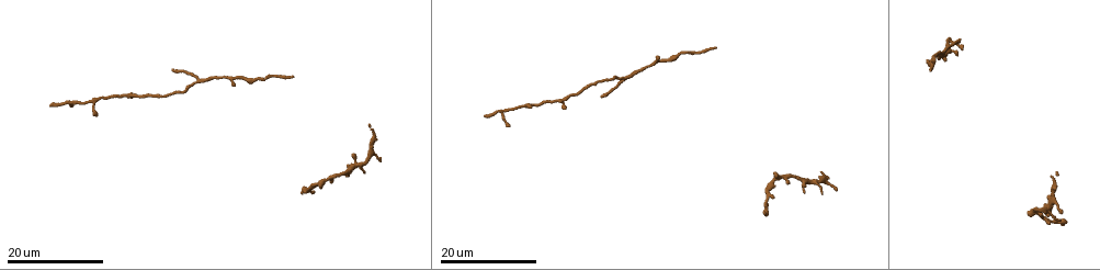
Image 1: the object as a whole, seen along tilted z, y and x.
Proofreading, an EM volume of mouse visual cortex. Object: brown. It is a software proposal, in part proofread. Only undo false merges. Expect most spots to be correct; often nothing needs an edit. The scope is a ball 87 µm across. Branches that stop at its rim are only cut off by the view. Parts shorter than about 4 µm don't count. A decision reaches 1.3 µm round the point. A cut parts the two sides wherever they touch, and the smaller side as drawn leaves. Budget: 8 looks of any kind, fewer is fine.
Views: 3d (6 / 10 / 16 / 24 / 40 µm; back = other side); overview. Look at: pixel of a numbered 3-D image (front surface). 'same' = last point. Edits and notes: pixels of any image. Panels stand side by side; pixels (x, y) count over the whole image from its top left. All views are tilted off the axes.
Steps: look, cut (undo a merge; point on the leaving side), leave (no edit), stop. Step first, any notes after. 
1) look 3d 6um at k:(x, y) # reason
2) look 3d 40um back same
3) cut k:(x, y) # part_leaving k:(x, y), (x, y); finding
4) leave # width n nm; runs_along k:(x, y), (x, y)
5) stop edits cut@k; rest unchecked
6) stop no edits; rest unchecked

look 3d 16um at 1:(652, 66) # two arms in line, one across

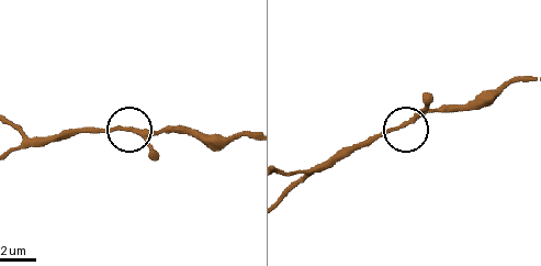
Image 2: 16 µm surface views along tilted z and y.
look 3d 10um at 2:(134, 131) # zoom in

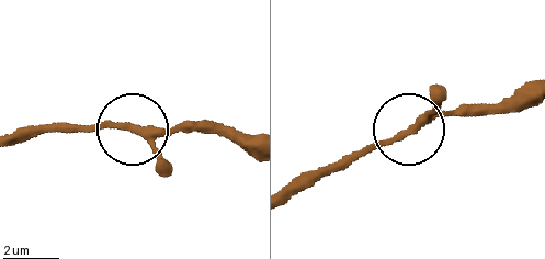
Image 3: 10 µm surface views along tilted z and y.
leave # width 240 nm; runs_along 3:(526, 83), (463, 115), (421, 120), (347, 166); continuous, no second neuron

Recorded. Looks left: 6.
look 3d 16um at 1:(352, 166) # three arms meet

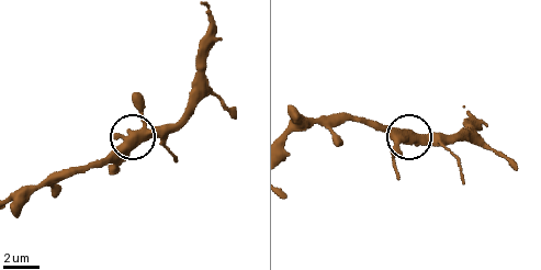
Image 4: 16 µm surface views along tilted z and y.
look 3d 10um at 4:(129, 133) # closer look

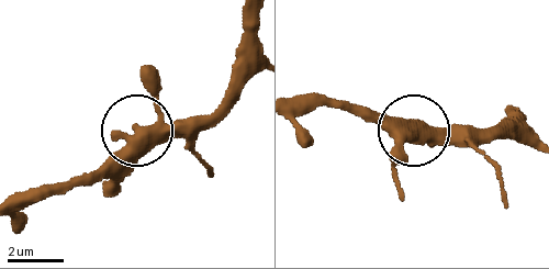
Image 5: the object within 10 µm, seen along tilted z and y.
leave # arms 3; continuous, no second neuron

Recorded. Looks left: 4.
look 3d 24um at 1:(623, 77) # thin arm on a thick one

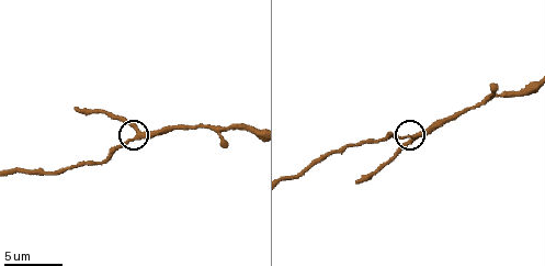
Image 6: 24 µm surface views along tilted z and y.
look 3d 10um at 6:(416, 135)

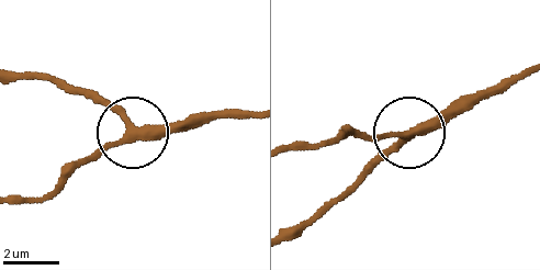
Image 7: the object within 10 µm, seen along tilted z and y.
look 3d 10um back at 7:(128, 134) # other side

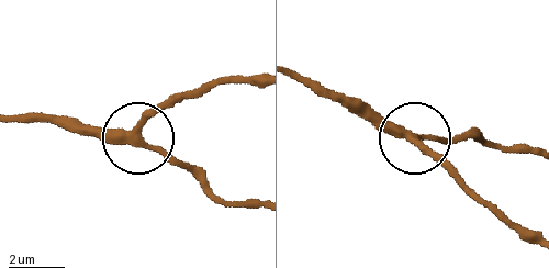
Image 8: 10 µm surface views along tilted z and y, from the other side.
leave # arms 3; runs_along 8:(297, 75), (365, 103), (456, 170); continuous, no second neuron

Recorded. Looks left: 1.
look 3d 16um at 6:(308, 169) # a narrow waist

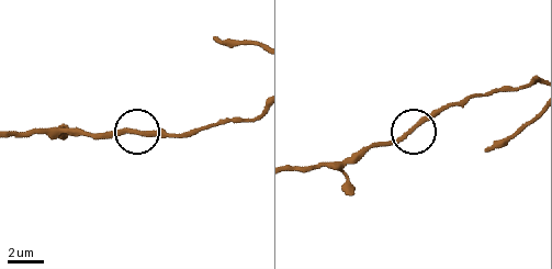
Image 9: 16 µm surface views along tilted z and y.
leave # width 230 nm; runs_along 9:(254, 118), (182, 132), (145, 130), (103, 135), (80, 132); one neuron here

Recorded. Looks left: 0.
stop no edits; rest unchecked

